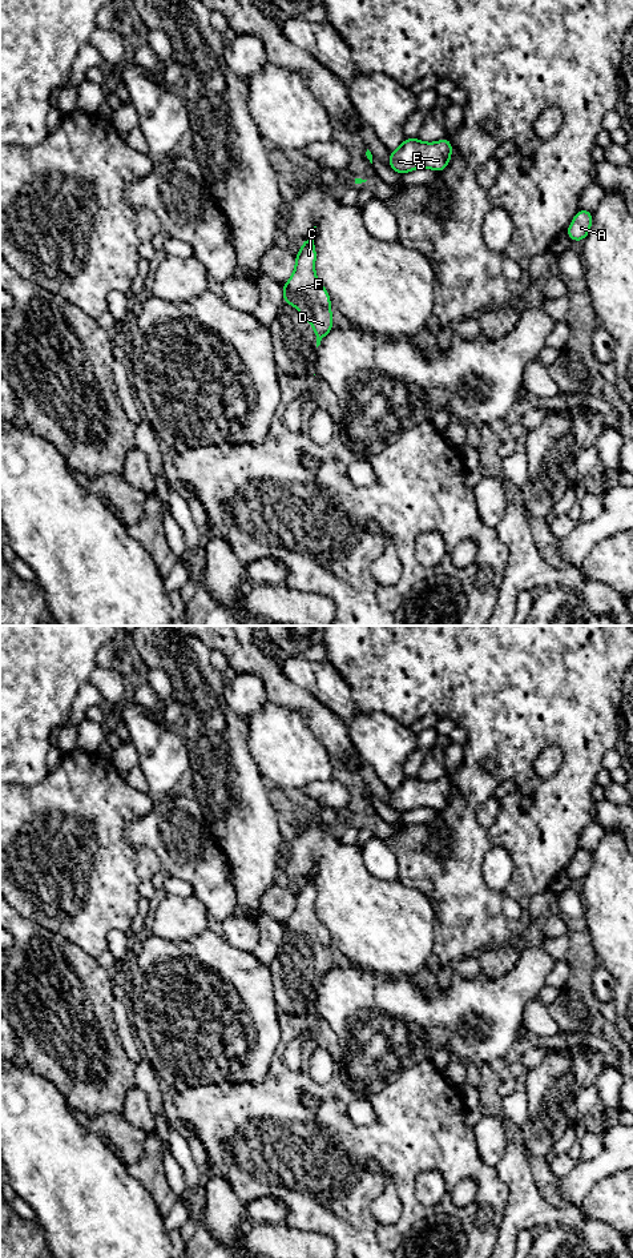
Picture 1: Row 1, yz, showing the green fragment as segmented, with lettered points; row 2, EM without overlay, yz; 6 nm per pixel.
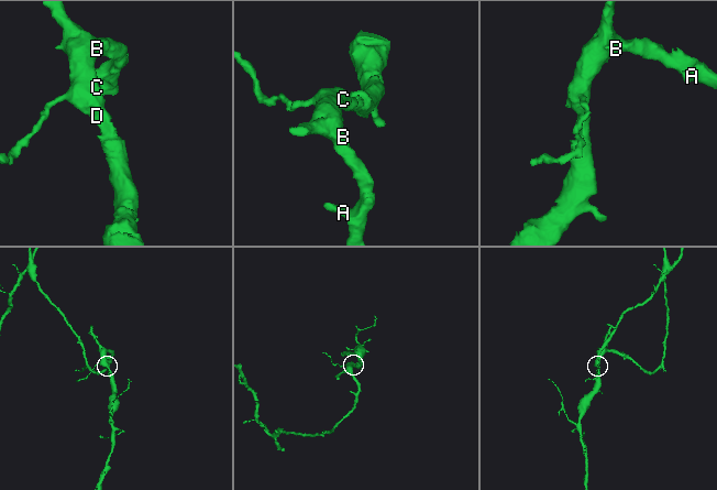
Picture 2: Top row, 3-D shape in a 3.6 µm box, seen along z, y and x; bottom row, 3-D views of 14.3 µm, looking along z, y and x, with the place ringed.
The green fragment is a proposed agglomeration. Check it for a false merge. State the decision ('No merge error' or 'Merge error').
No merge error

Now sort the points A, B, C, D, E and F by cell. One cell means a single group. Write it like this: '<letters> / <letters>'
A B C D E F

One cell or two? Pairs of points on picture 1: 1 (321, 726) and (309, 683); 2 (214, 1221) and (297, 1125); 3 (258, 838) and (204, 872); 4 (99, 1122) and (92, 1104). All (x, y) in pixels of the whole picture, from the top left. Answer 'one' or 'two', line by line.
1: two
2: two
3: two
4: two

